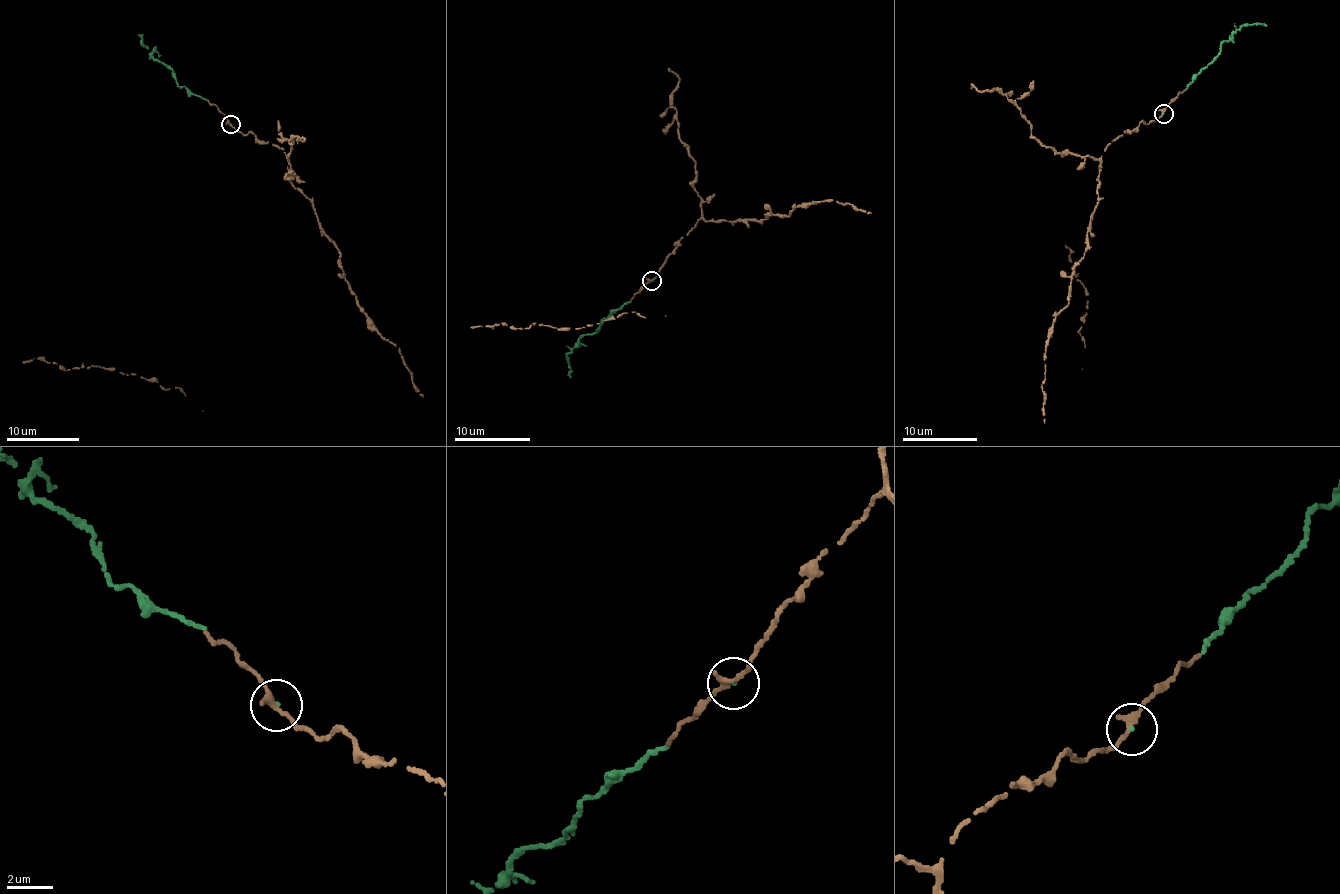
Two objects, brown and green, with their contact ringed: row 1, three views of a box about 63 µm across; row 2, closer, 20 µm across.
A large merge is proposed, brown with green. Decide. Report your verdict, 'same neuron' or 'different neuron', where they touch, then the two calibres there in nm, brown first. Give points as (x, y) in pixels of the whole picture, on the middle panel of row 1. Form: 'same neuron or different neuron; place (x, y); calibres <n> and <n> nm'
same neuron; place (652, 281); calibres 280 and 90 nm

